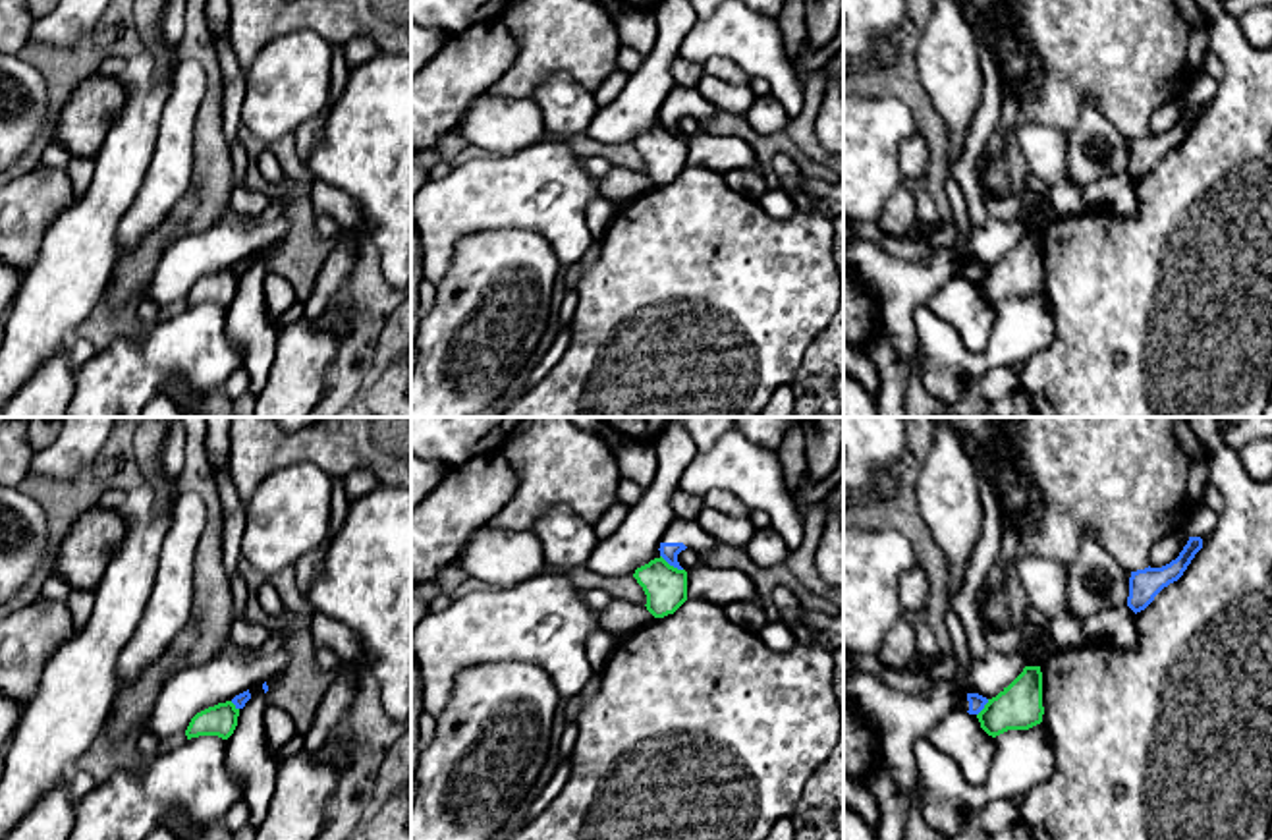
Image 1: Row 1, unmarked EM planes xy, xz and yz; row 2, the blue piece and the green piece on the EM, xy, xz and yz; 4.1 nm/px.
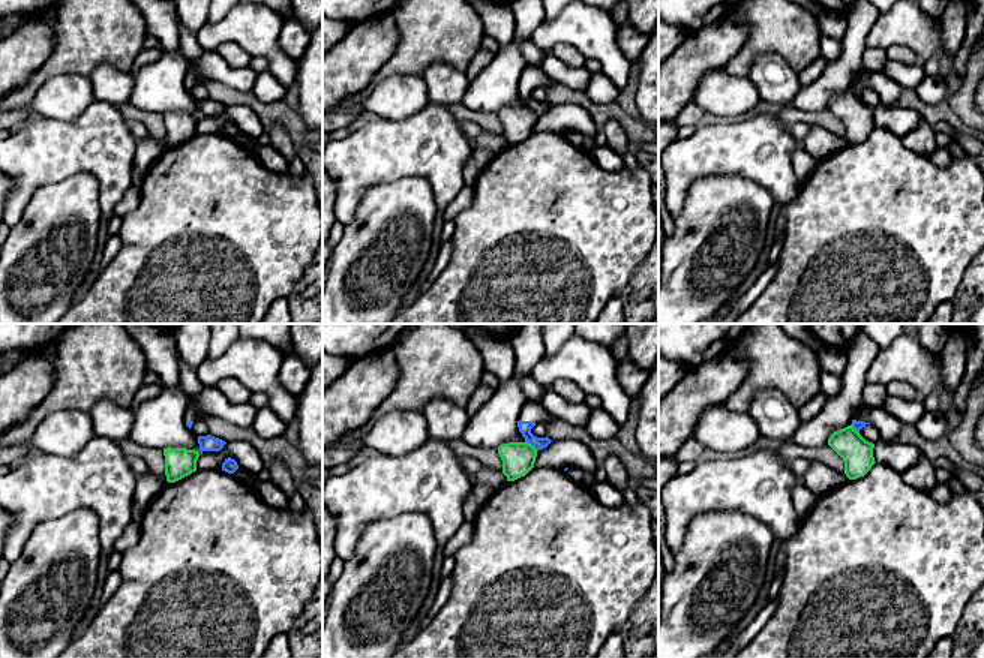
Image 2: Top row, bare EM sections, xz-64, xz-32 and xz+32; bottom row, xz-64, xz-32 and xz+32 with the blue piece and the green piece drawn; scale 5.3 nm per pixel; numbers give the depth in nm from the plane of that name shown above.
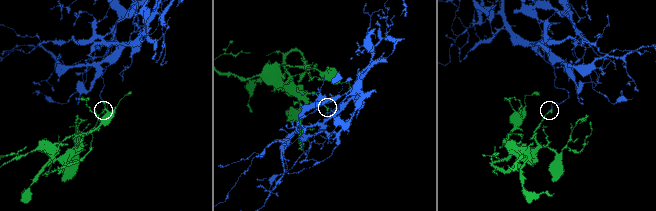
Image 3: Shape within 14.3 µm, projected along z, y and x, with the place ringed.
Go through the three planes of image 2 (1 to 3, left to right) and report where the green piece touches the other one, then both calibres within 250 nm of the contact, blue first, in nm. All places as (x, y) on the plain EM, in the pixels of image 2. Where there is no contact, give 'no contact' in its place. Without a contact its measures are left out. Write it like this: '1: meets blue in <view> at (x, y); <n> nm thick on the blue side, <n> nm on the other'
1: no contact
2: meets blue in xz-32 at (531, 108); 70 nm thick on the blue side, 180 nm on the other
3: meets blue in xz+32 at (854, 92); 50 nm thick on the blue side, 170 nm on the other

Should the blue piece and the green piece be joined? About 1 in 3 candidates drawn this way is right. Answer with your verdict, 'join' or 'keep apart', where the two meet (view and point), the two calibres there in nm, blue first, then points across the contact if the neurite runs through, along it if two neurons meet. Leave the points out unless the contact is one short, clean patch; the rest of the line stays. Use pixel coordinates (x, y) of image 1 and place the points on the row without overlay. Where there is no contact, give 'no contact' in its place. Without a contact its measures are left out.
keep apart | xz (672, 132) | 80/180 nm | along xz (661, 122), (682, 138)

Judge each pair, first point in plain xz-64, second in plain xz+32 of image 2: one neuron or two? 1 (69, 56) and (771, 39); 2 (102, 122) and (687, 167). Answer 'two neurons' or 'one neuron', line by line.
1: one neuron
2: one neuron

